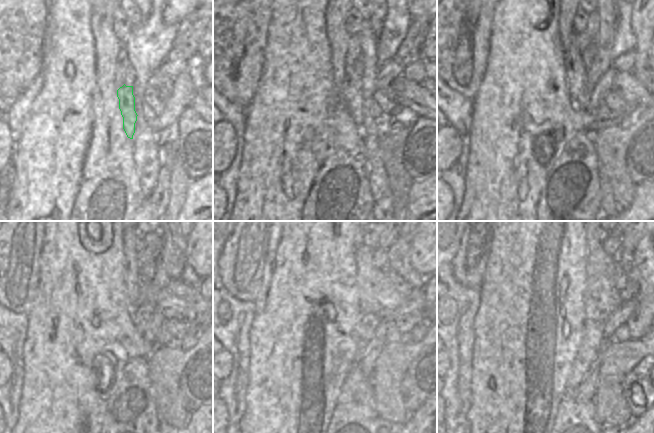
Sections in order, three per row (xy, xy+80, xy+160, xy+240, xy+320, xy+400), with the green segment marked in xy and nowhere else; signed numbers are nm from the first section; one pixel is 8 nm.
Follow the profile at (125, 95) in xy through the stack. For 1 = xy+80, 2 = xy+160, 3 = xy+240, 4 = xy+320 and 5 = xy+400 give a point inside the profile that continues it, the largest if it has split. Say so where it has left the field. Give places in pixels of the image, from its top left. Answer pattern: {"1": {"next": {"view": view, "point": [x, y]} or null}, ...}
{"1": {"next": {"view": "xy+80", "point": [351, 94]}}, "2": {"next": {"view": "xy+160", "point": [575, 72]}}, "3": {"next": {"view": "xy+240", "point": [132, 285]}}, "4": {"next": {"view": "xy+320", "point": [358, 241]}}, "5": {"next": null}}

